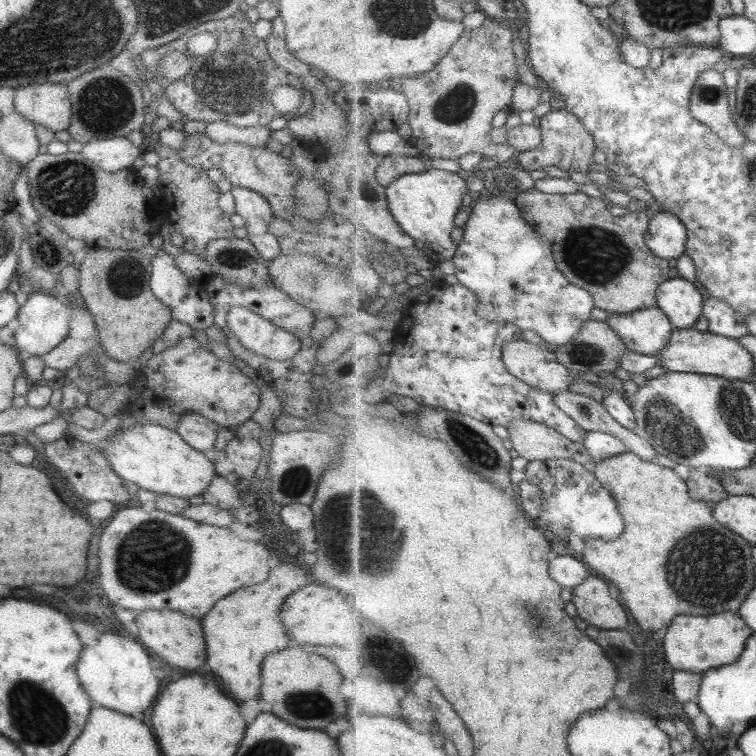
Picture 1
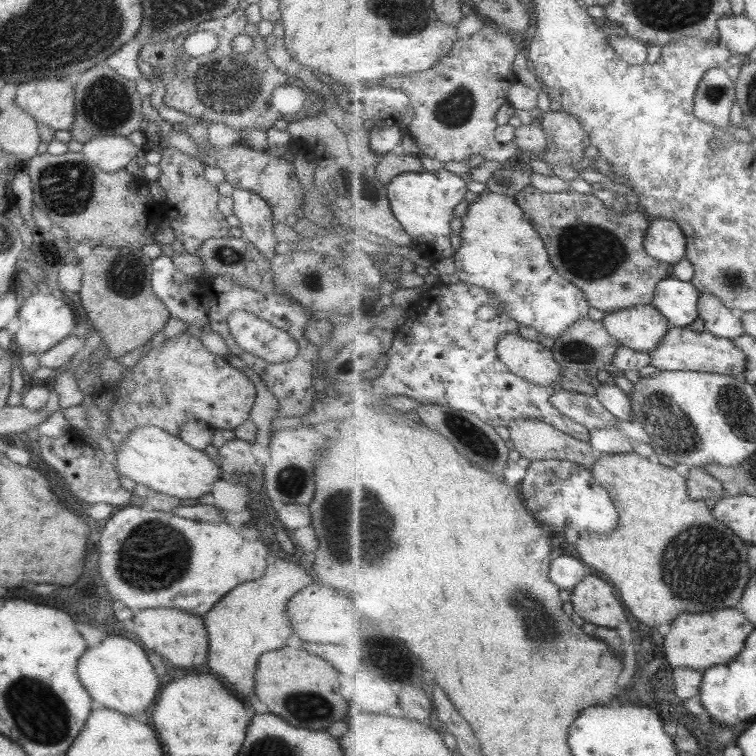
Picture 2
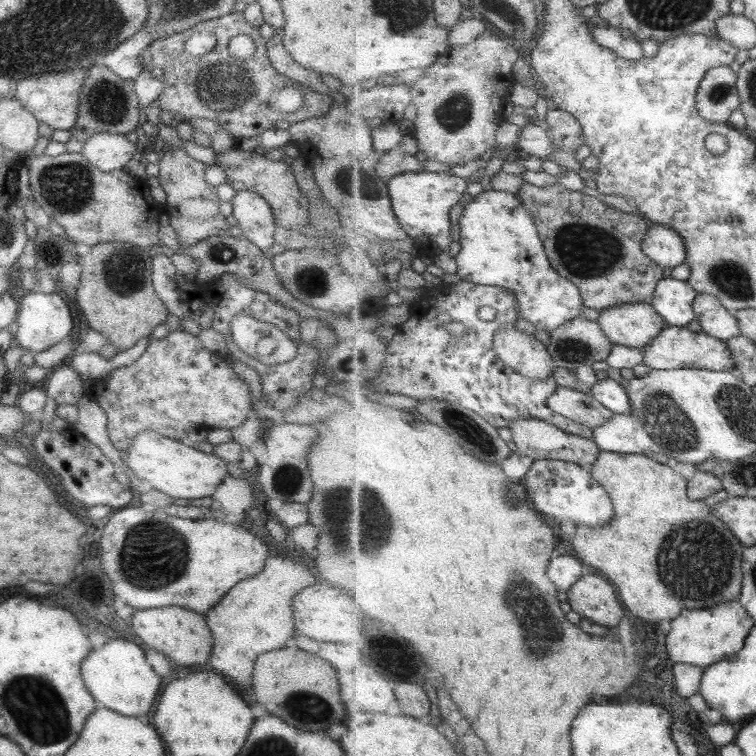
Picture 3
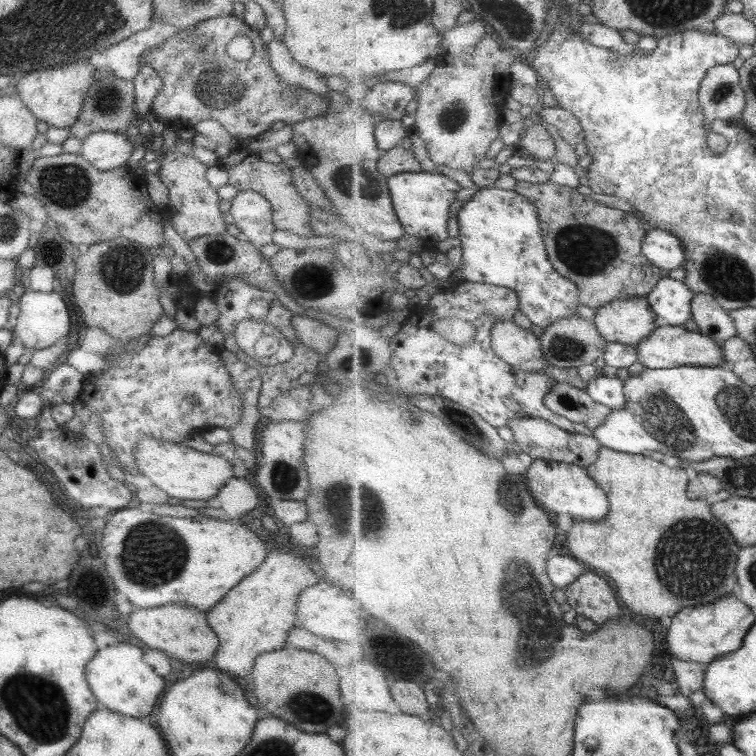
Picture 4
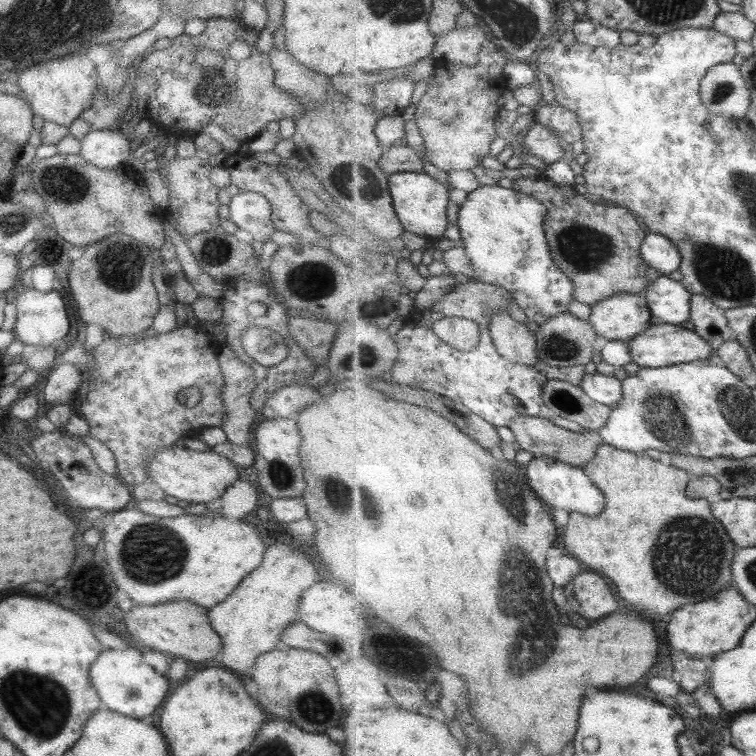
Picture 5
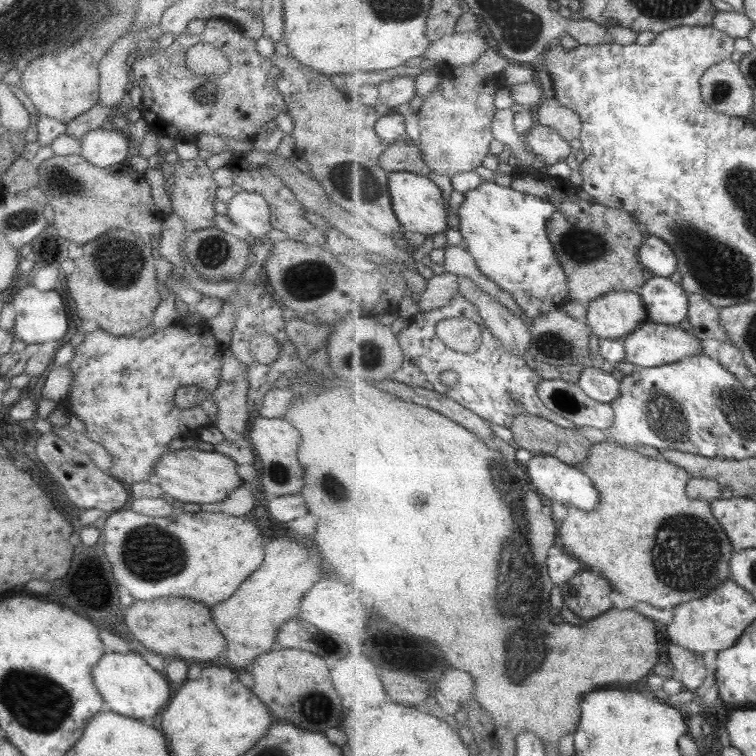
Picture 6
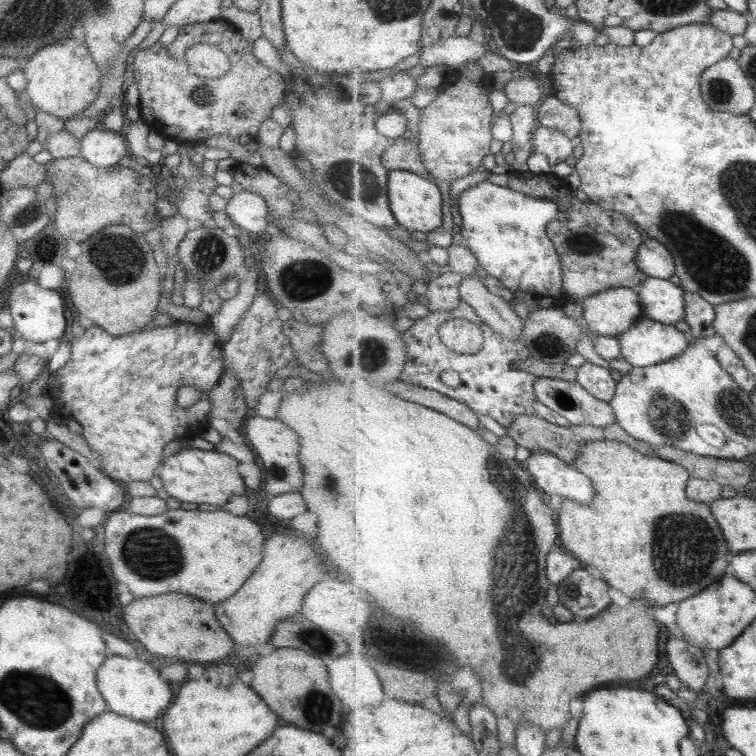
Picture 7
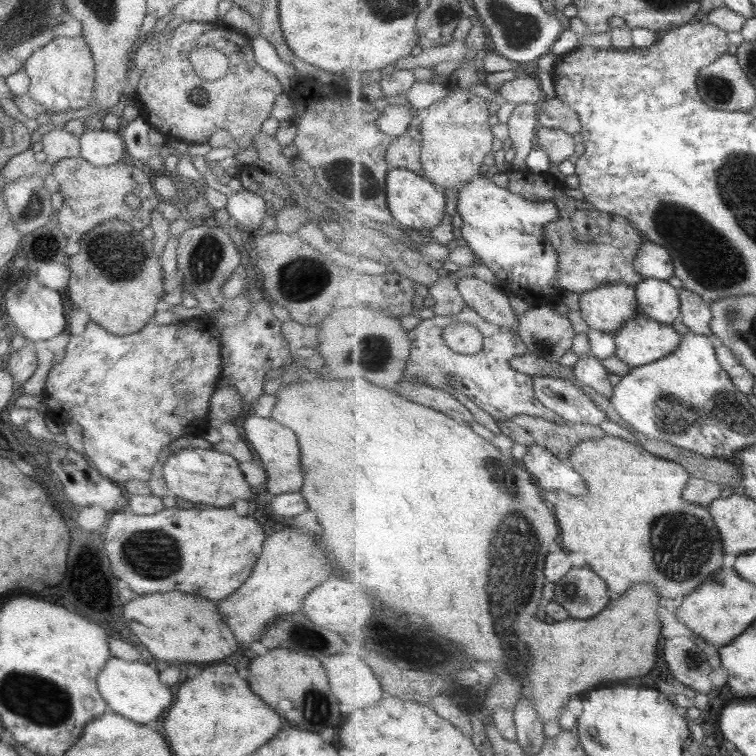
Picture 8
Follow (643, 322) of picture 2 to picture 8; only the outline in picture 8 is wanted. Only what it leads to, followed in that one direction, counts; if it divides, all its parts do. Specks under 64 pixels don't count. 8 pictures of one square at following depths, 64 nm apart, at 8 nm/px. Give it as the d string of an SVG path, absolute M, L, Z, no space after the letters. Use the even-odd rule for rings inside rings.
M624 283L599 286L580 296L580 307L587 324L607 333L616 334L627 320L638 314L637 288Z

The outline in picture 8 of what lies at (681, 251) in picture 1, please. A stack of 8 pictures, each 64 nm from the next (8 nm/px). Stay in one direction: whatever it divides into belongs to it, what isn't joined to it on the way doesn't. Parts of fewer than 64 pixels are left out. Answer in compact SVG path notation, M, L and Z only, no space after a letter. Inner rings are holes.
M646 239L643 248L640 249L639 257L636 258L636 266L646 279L658 278L667 281L677 276L675 259L671 251L649 239Z

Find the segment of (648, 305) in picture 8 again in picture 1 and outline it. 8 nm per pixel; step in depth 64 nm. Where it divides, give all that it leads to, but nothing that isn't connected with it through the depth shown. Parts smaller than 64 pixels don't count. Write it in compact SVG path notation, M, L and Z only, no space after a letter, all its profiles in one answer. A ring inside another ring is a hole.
M673 277L659 290L659 307L678 329L691 329L704 315L704 292L683 277Z

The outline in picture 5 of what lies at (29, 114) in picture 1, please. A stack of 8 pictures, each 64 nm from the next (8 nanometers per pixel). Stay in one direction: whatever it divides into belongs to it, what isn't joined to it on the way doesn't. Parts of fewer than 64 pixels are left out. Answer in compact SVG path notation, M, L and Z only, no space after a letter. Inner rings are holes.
M86 53L69 54L65 57L50 59L35 65L29 66L15 77L20 90L25 94L24 100L29 104L33 114L41 117L44 121L56 122L69 127L76 121L84 110L90 108L94 101L95 92L99 89L99 78L97 67Z

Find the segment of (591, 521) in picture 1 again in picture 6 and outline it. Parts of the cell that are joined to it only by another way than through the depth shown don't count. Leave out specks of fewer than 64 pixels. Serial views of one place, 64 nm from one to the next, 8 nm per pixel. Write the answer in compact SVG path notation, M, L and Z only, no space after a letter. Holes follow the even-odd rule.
M536 455L528 464L525 464L526 470L531 475L534 486L550 502L558 501L567 506L576 506L580 510L598 510L601 503L601 492L596 488L590 475L585 474L577 465L572 466L556 458L556 456Z

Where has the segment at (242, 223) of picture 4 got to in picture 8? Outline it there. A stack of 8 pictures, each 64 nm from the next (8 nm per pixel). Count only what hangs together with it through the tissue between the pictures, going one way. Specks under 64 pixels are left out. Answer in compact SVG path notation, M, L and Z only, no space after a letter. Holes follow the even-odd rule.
M240 189L227 198L227 211L232 223L235 223L249 234L264 231L262 218L266 216L266 201L248 189Z

